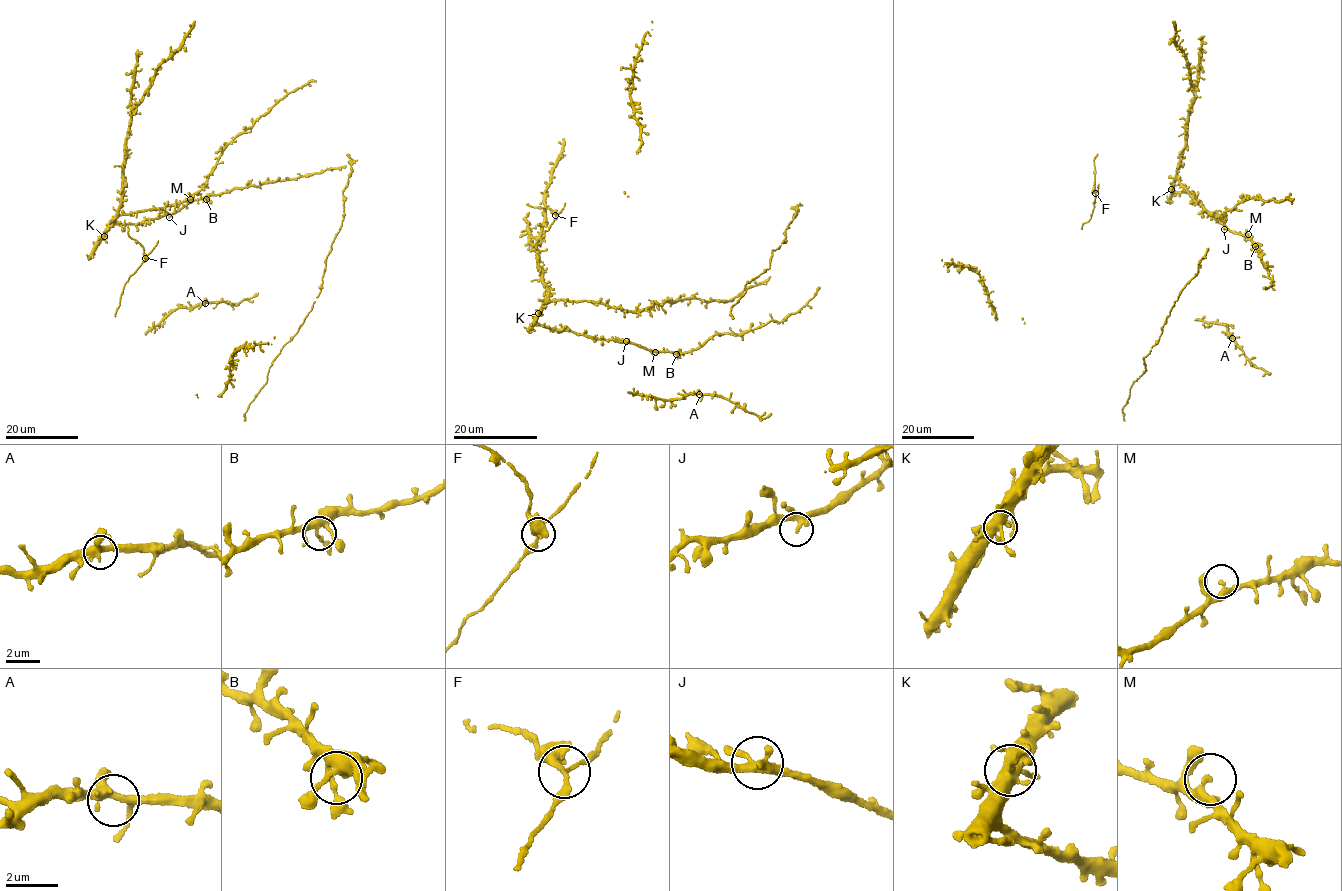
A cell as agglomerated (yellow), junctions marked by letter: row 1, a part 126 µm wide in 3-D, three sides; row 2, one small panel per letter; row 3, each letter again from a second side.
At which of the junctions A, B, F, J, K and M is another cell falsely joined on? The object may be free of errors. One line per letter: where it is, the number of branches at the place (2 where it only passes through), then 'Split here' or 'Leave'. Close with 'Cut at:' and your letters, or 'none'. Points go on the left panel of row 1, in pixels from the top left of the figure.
A: Place: (205, 303). Branches: 4. Leave
B: Place: (206, 199). Branches: 3. Leave
F: Place: (145, 258). Branches: 4. Split here
J: Place: (169, 217). Branches: 3. Leave
K: Place: (104, 236). Branches: 4. Leave
M: Place: (190, 199). Branches: 3. Leave
Cut at: F

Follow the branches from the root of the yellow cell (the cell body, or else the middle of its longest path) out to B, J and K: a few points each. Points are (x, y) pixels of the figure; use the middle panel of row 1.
B: (653, 351), (671, 350), (676, 354)
J: (653, 351), (626, 341)
K: (653, 351), (629, 342), (596, 340), (566, 330), (551, 330), (537, 321), (538, 313)

